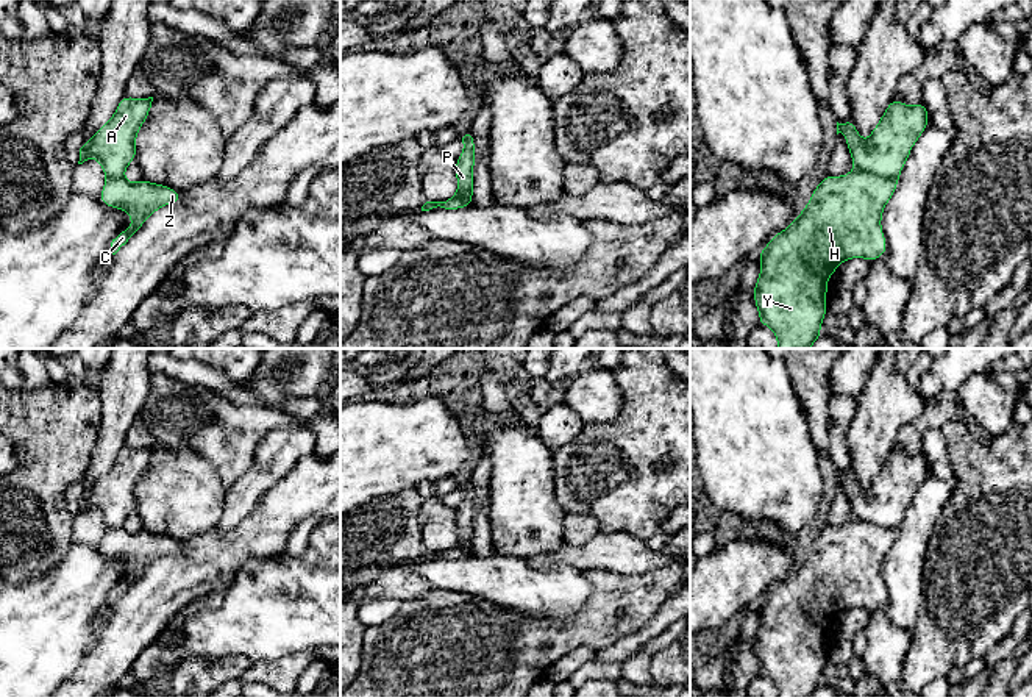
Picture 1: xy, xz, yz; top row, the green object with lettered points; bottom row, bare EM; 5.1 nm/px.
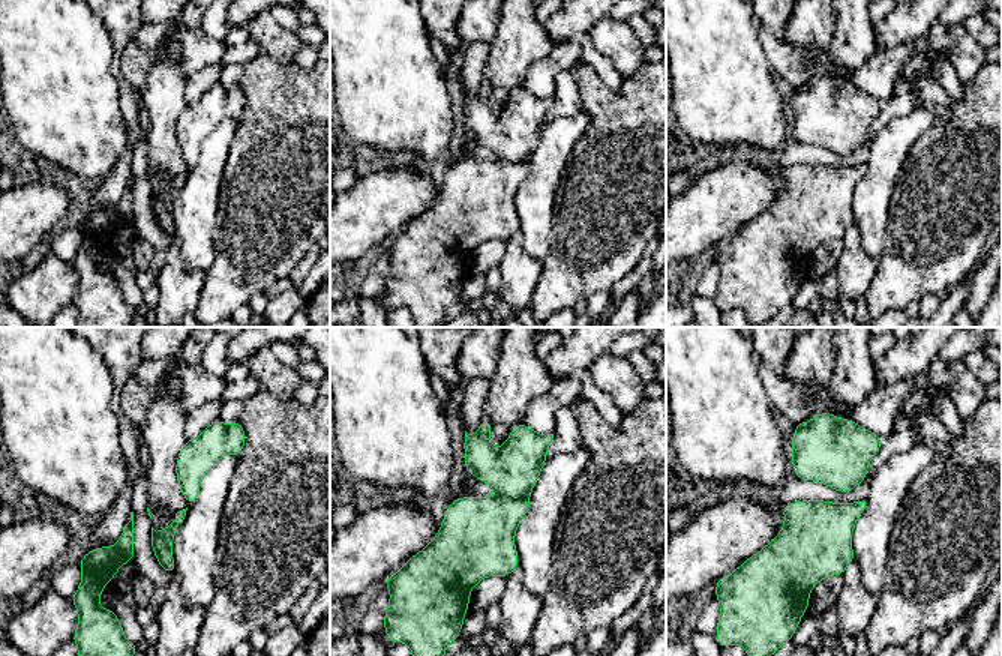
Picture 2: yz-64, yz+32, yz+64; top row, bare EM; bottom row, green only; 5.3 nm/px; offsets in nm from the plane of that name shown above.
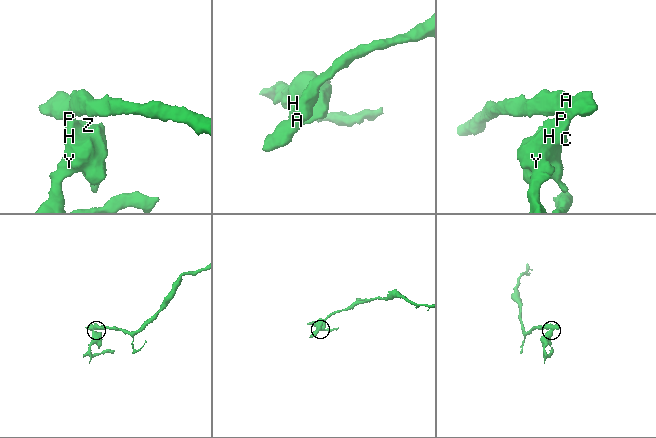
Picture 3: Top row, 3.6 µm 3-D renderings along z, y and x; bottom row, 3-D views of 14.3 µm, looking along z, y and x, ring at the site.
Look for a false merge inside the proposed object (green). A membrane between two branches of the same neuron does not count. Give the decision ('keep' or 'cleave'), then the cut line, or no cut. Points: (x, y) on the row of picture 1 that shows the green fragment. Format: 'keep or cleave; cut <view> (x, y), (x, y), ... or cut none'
cleave; cut yz (856, 167), (896, 180)

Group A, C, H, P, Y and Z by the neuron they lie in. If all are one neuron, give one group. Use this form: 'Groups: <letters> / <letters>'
Groups: A / C H P Y Z

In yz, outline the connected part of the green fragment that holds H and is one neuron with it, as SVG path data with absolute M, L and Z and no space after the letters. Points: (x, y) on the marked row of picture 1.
M852 170L843 177L826 175L799 216L774 234L757 255L760 275L754 284L759 323L774 331L778 348L809 348L820 336L826 316L827 278L849 258L876 261L887 252L881 219L898 180Z

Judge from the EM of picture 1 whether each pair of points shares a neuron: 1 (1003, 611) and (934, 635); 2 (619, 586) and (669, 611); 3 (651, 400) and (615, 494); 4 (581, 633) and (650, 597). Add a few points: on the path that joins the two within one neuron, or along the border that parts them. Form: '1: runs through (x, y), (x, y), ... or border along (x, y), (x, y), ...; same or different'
1: runs through (985, 616), (964, 616), (951, 629); same
2: border along (669, 596), (634, 633); different
3: runs through (651, 425), (651, 458), (640, 469), (640, 478); same
4: runs through (598, 624), (617, 605), (633, 599); same

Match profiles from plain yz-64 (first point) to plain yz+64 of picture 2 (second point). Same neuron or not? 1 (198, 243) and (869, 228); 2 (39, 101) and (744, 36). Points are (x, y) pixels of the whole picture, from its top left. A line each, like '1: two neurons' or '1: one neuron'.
1: one neuron
2: one neuron

